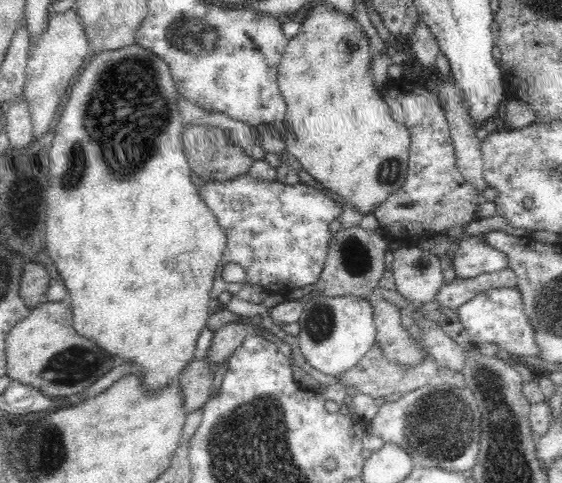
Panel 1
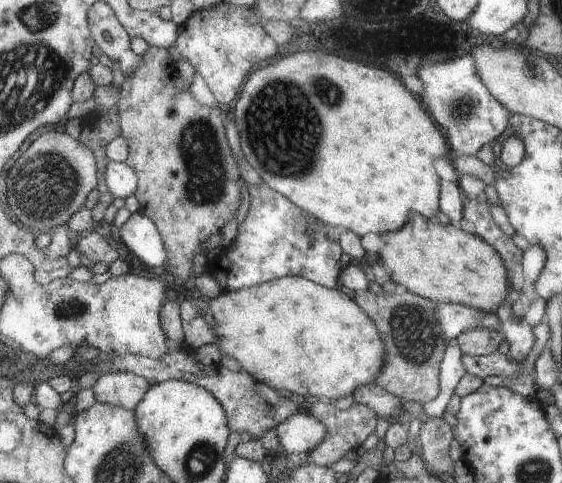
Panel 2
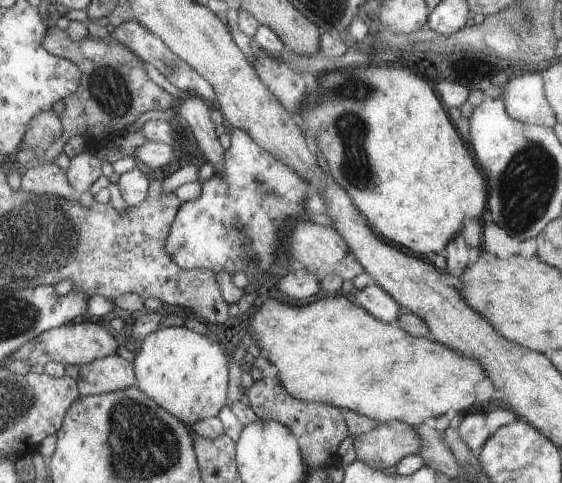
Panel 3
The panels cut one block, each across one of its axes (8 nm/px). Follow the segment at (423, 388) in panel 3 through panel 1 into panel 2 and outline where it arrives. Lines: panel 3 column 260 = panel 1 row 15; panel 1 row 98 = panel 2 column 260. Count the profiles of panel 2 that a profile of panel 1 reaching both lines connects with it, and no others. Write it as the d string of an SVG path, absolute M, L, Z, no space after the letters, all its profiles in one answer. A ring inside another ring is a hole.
M279 278L237 292L223 292L209 300L213 326L207 326L211 340L219 350L219 358L227 356L237 362L239 372L249 374L255 382L273 390L287 390L299 396L317 396L337 400L353 394L357 386L369 384L383 366L385 346L379 338L375 322L339 290L329 290L305 278Z

